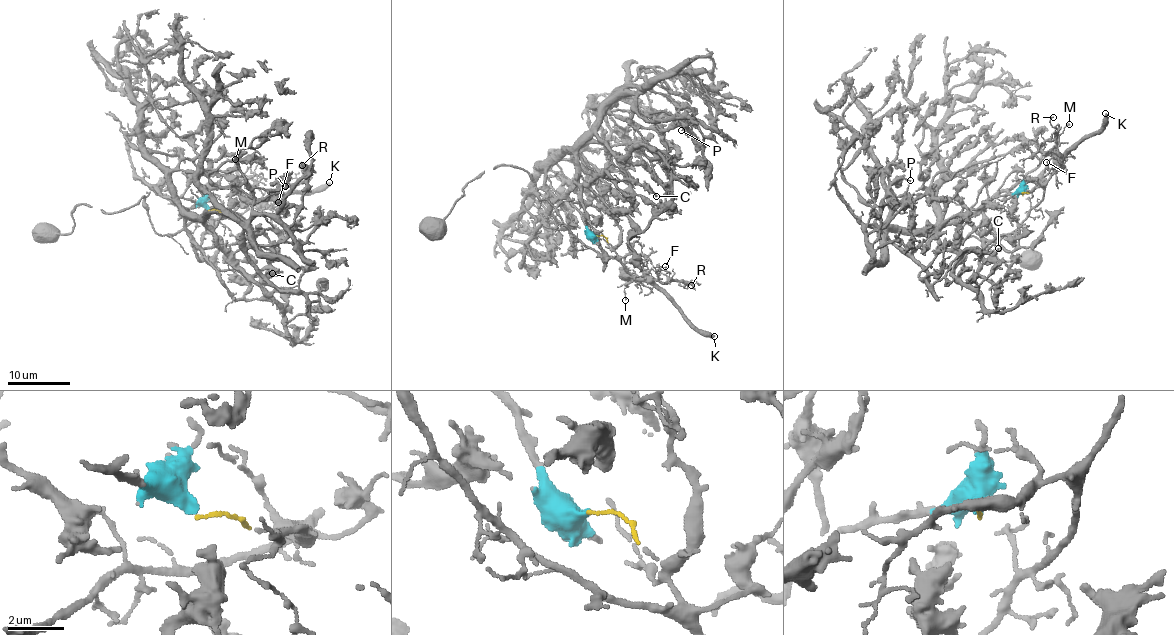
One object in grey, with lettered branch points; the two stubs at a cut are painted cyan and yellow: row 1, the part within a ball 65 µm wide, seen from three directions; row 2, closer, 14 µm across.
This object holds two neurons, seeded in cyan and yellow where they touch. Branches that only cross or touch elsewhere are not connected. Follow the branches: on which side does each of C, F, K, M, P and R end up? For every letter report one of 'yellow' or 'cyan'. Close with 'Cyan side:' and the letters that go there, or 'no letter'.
C: cyan
F: yellow
K: yellow
M: yellow
P: cyan
R: yellow
Cyan side: C, P

